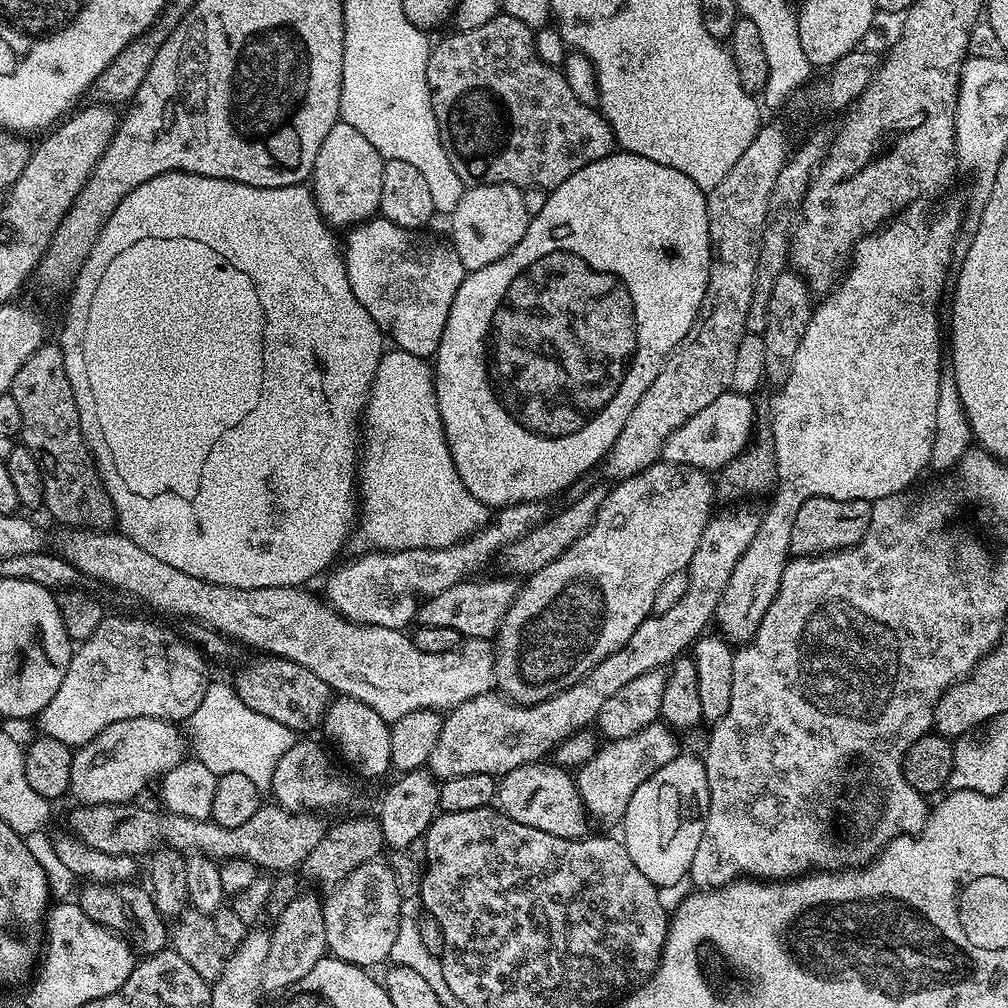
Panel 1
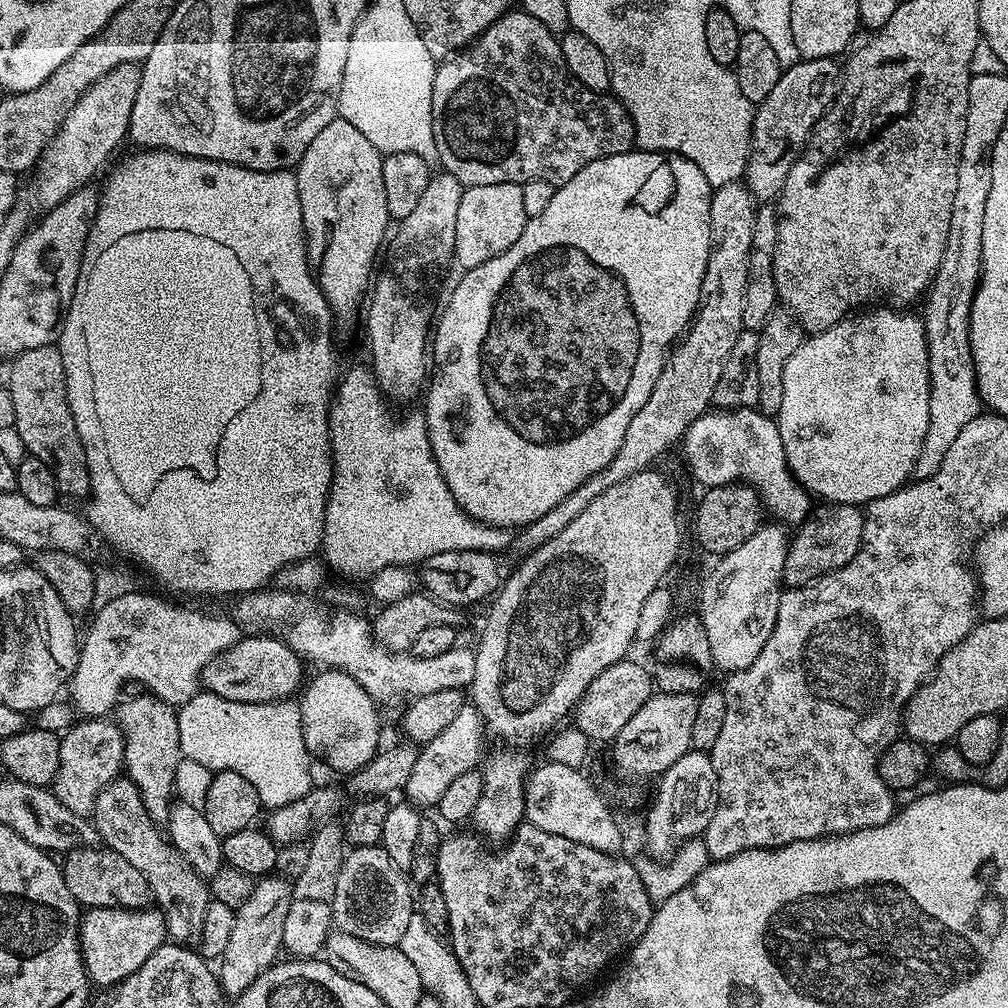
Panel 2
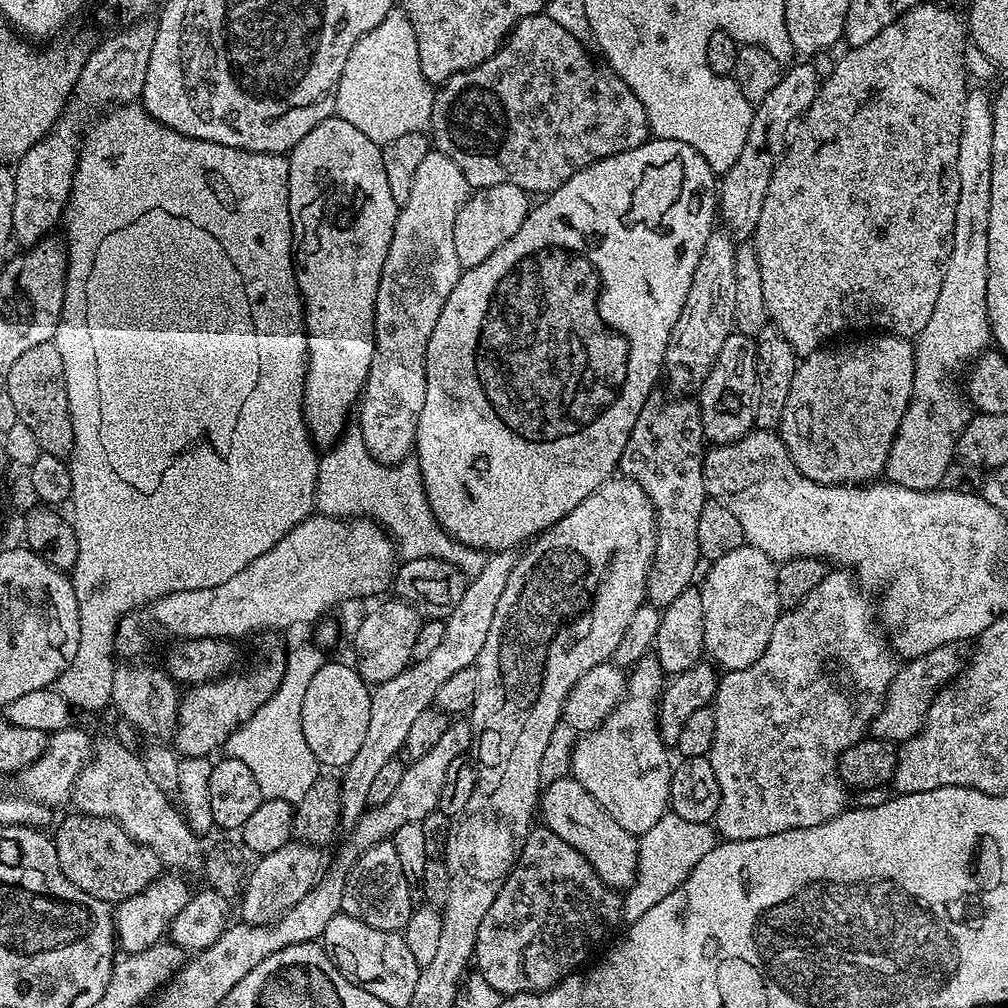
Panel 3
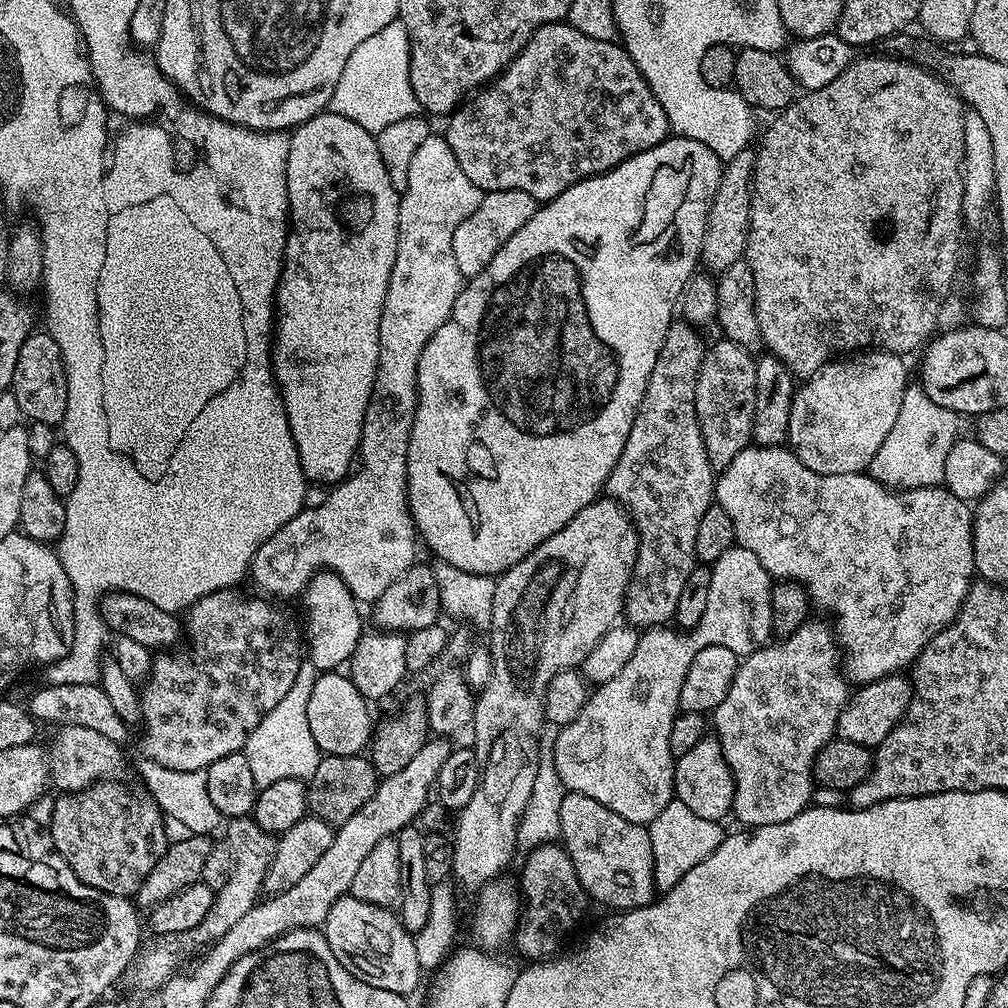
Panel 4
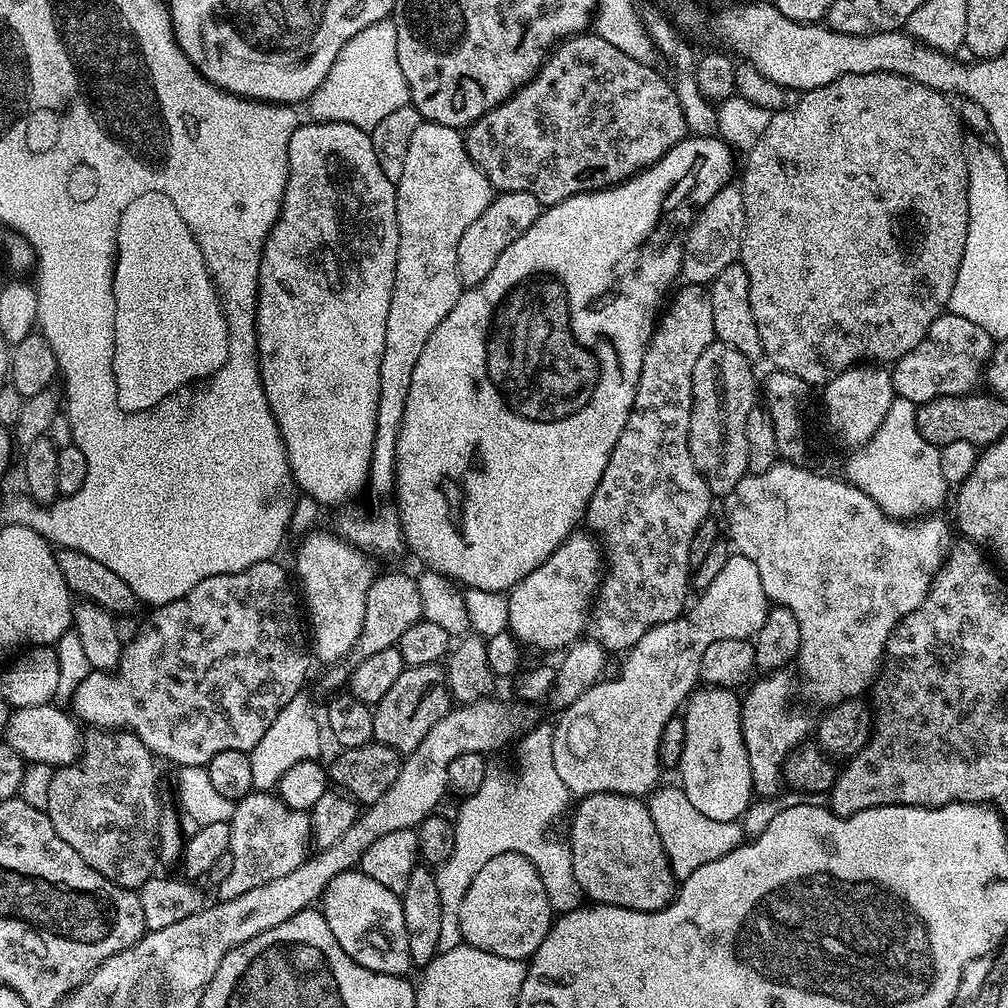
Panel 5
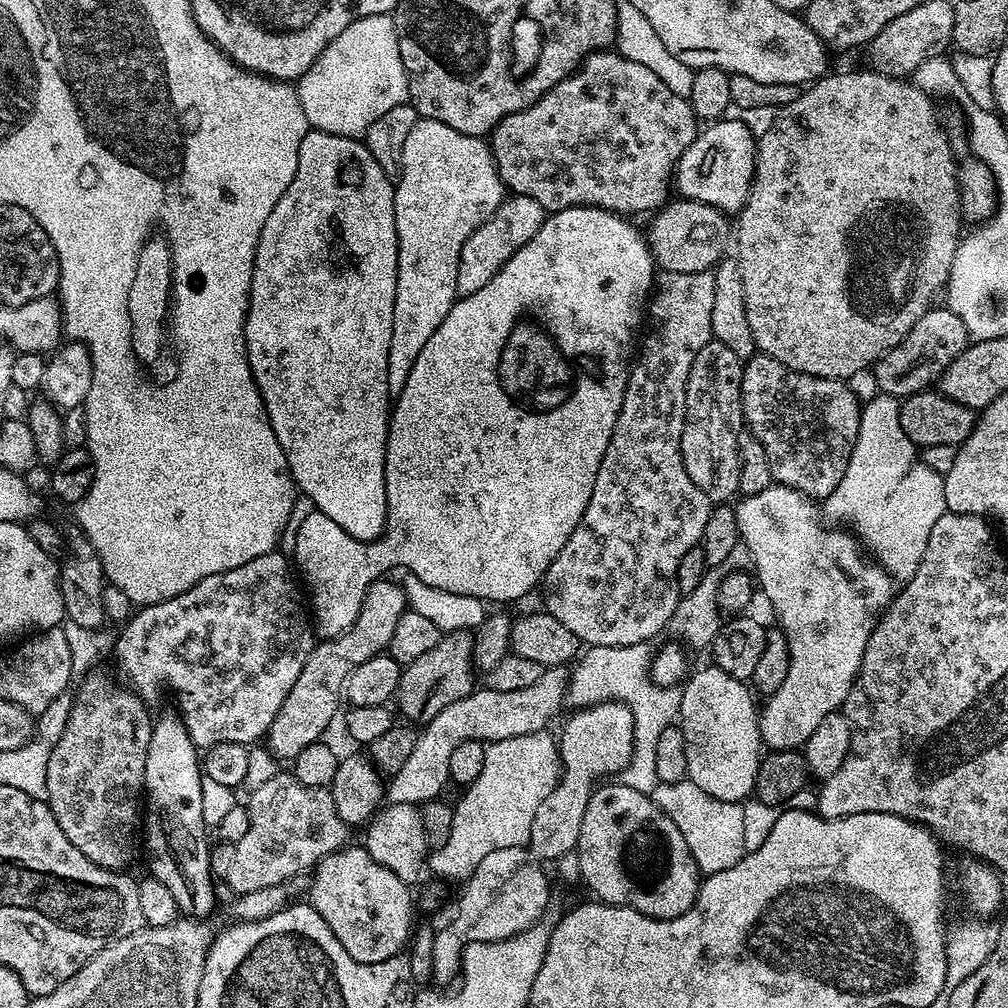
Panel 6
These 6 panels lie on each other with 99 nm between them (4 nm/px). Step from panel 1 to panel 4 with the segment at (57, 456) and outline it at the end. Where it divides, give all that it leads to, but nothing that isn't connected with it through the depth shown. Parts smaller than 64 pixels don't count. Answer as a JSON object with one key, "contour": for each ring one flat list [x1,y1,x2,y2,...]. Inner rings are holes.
{"contour":[[34,330,26,342,22,342,22,350,18,350,18,362,14,362,10,391,14,398,18,398,18,406,29,421,63,425,68,401,68,375,62,362,62,350,58,350,58,342,54,342,51,332]]}

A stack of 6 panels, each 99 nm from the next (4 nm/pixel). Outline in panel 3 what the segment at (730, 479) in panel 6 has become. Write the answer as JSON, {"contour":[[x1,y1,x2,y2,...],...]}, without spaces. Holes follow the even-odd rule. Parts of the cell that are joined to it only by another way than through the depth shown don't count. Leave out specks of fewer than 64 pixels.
{"contour":[[732,331,722,342,718,358,698,393,700,417,705,441,713,445,732,444,753,431,756,423,756,341,753,337]]}

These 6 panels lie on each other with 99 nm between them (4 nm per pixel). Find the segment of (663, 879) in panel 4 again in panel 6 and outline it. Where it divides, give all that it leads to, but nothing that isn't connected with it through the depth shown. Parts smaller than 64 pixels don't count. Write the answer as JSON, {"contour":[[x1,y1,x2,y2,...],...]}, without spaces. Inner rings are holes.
{"contour":[[692,780,680,783,659,783,650,794,655,804,671,818,686,839,687,848,692,852,697,867,703,875,712,875,726,870,747,855,746,819,748,814,741,803,726,803,706,794]]}

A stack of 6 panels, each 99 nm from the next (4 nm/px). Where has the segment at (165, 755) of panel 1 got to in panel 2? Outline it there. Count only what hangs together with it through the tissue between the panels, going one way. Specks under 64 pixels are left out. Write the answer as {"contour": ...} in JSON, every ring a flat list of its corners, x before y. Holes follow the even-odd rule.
{"contour":[[84,718,68,733,60,736,58,774,50,787,58,802,74,810,74,814,87,817,98,794,121,775,124,768,124,735,118,723,108,718]]}

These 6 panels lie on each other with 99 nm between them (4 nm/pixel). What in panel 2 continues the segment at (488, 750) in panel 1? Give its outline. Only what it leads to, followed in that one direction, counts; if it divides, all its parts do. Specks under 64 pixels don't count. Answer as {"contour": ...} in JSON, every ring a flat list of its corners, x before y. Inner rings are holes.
{"contour":[[471,706,458,710,458,715,446,725,446,730,442,730,438,738,430,738,430,742,426,742,419,749,418,762,414,762,414,770,410,770,410,779,406,781,403,790,407,803,420,810,435,809,442,793,461,774,475,772,481,767,482,757,485,755,484,736,486,737,484,720,478,714,478,710]]}

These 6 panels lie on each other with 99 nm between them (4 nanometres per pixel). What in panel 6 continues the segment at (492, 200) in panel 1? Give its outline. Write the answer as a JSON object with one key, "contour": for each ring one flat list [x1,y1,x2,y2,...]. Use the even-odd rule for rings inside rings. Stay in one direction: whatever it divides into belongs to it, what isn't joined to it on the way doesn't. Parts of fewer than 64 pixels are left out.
{"contour":[[519,194,505,198,498,210,494,210,494,214,490,214,490,218,486,218,486,222,482,222,482,226,478,226,478,230,474,230,474,234,470,234,462,246,456,279,457,297,469,296,474,294,474,290,482,290,482,286,486,286,490,278,494,278,494,274,498,274,498,270,502,270,502,266,506,266,506,262,510,262,510,258,514,258,514,254,518,254,518,250,522,250,522,246,534,238,534,234,538,234,545,219,543,206,534,202,534,198]]}

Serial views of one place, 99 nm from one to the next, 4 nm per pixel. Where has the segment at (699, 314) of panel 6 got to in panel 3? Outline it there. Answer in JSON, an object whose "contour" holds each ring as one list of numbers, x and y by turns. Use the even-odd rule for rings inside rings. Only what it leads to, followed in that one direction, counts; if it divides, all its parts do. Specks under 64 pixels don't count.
{"contour":[[659,394,648,397,638,414,638,422,634,422,634,430,630,430,630,438,622,450,622,458,618,469,619,475,626,480,633,480,650,498,652,509,656,511,656,549,650,562,650,570,646,578,644,591,647,603,655,608,663,609,682,594,693,583,696,576,696,563,702,557,698,550,698,514,702,514,702,506,709,499,708,482,704,478,704,453,706,441,702,430,700,405,695,399,663,400]]}

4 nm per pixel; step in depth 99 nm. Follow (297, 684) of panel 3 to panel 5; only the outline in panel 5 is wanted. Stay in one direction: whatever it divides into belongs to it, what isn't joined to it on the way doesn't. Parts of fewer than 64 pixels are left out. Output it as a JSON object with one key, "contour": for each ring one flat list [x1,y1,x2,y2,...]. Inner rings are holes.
{"contour":[[301,694,295,696,289,704,278,714,278,718,274,718,274,722,270,722,270,730,266,730,266,734,262,734,262,742,258,742,258,746,254,746,250,753,250,770,254,773,254,782,252,783,253,789,256,790,272,790,279,785,282,774,286,774,286,770,290,770,290,766,294,766,294,762,302,762,303,760,314,760,317,759,321,754,320,752,320,726,322,730,322,724,316,721,316,716,312,713,312,704,306,698,307,695]]}

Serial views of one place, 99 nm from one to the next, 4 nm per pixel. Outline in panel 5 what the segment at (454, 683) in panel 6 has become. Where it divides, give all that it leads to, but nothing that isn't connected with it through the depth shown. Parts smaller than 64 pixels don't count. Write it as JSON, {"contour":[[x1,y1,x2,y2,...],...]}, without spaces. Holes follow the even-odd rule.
{"contour":[[440,664,405,667,402,674,390,686,390,691,374,705,372,712,372,740,407,754,416,749,418,742,430,734,434,722,438,722,453,707,454,701,448,694,444,670]]}

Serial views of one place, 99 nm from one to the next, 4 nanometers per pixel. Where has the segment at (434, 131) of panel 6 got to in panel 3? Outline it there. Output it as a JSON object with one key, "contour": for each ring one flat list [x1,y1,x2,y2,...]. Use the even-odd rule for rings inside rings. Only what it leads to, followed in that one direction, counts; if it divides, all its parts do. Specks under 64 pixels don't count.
{"contour":[[429,150,414,174,410,198,396,213,394,238,378,282,374,358,358,401,362,442,379,464,401,464,416,447,418,418,426,402,426,346,462,271,454,251,454,218,469,195,462,170,446,154],[313,514,306,517,294,530,290,530,290,534,286,534,286,538,282,538,277,544,270,546,270,550,266,550,266,554,258,554,258,558,254,558,254,562,250,562,245,568,238,570,238,574,234,574,234,578,229,578,227,582,222,582,222,586,210,586,209,588,199,588,198,590,182,590,169,596,163,596,162,599,152,603,150,612,152,612,153,622,162,631,176,636,172,638,183,638,186,640,201,640,202,638,218,638,222,640,225,638,237,638,236,636,248,636,251,632,264,634,269,630,280,630,276,628,292,628,295,624,309,624,309,626,312,626,323,617,320,615,331,604,336,604,339,600,360,600,363,596,376,596,379,592,386,591,387,588,389,591,393,587,397,567,398,553,396,545,392,543,392,537,383,528,372,522,349,522,344,518]]}

